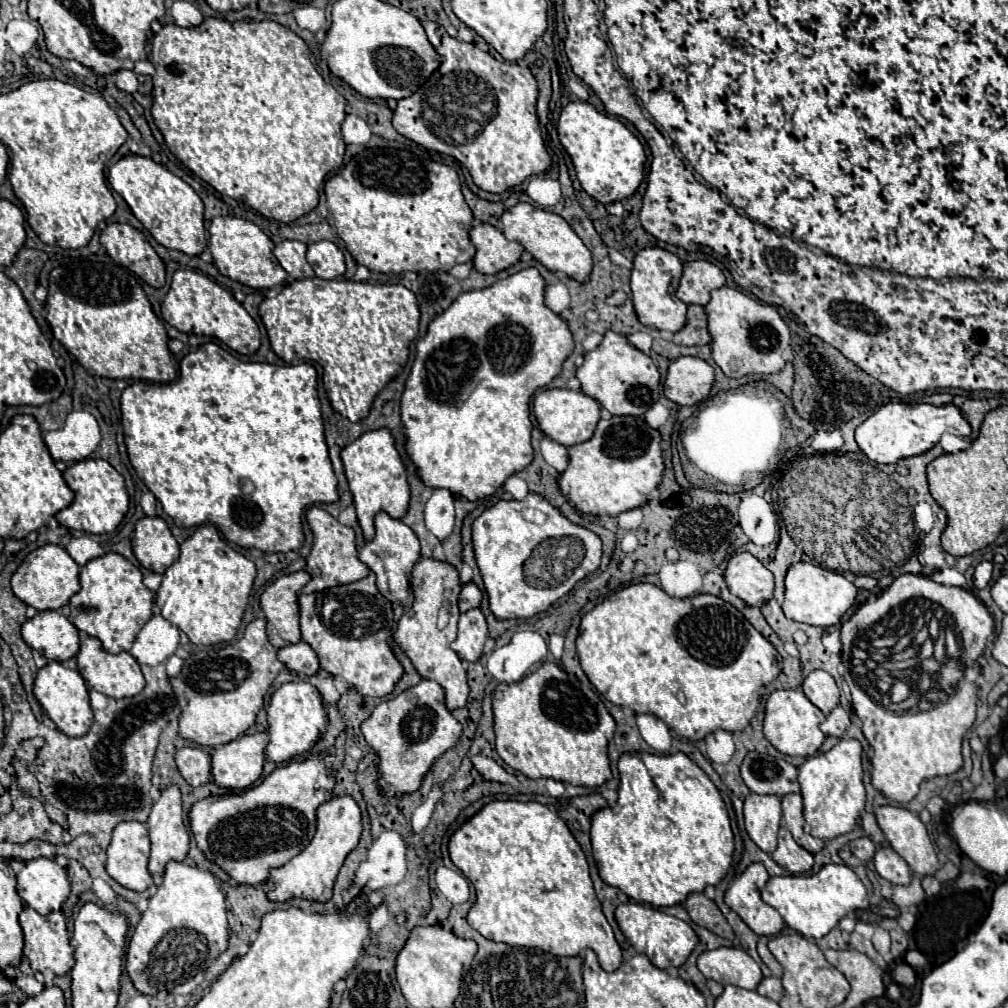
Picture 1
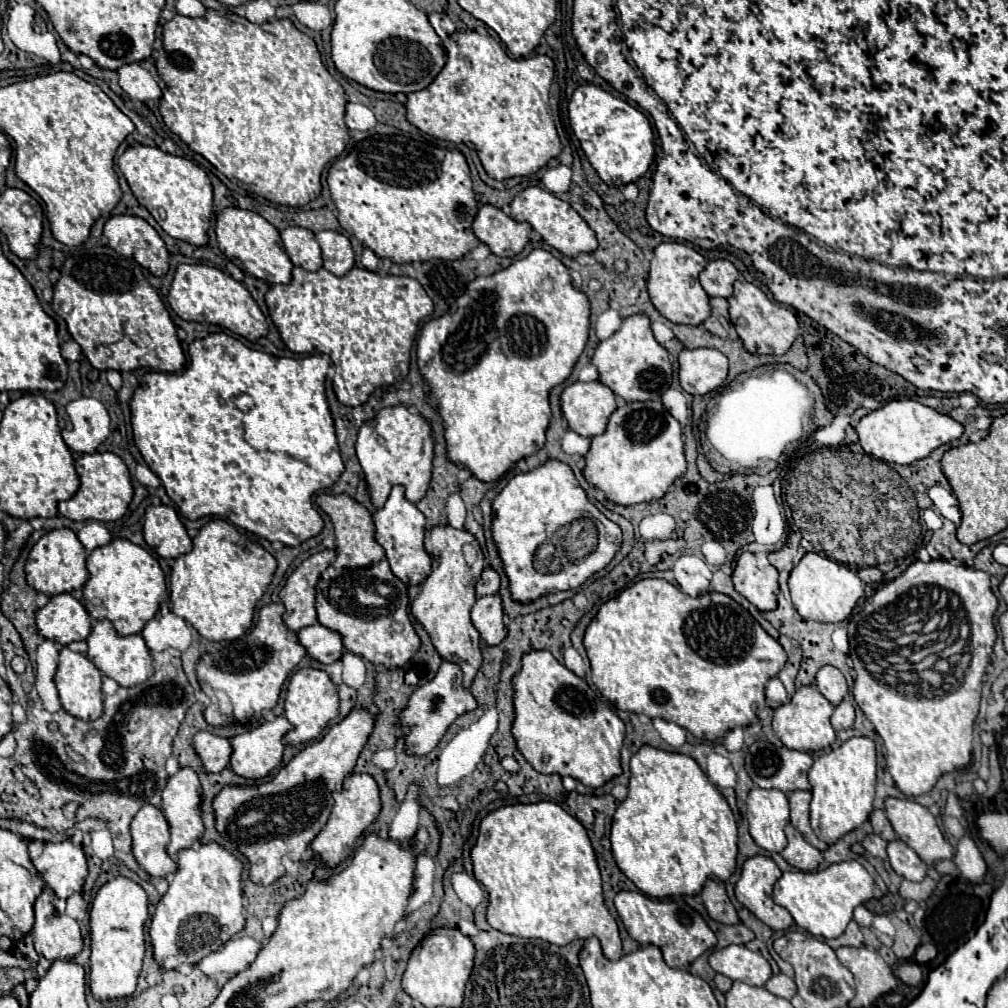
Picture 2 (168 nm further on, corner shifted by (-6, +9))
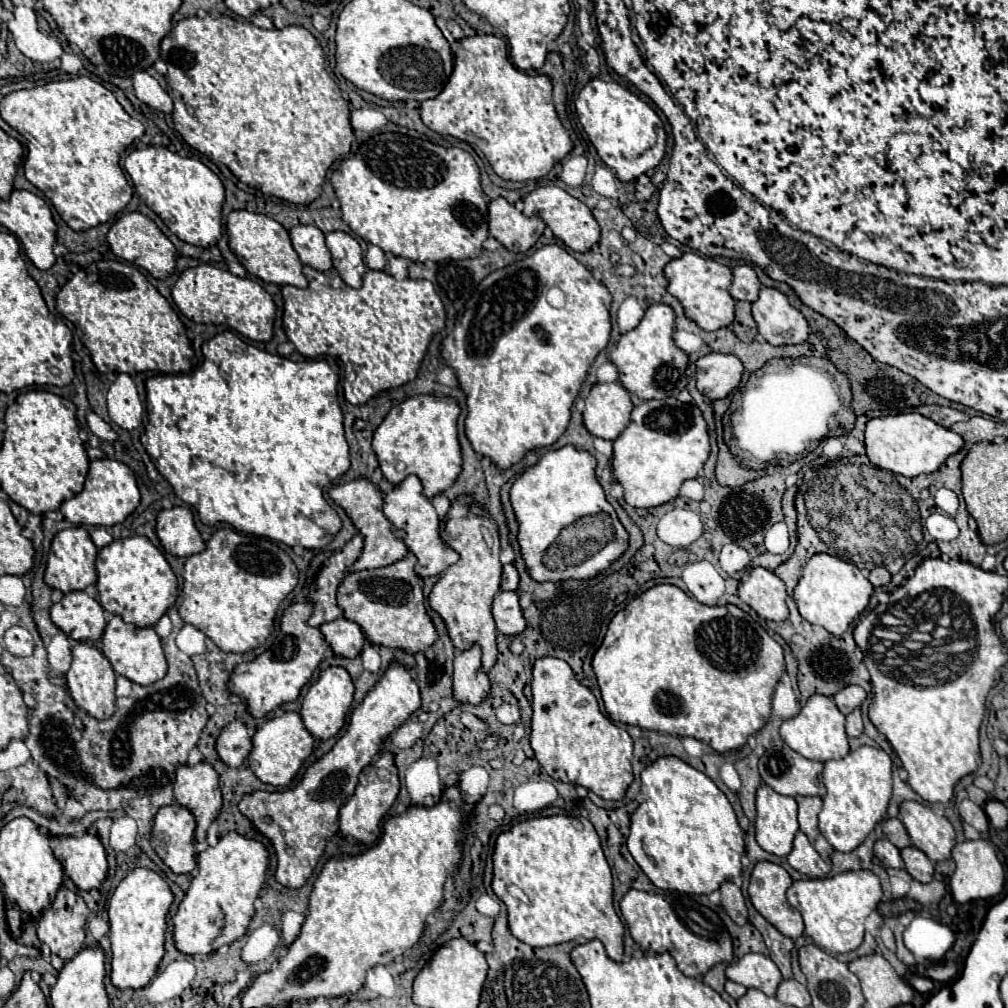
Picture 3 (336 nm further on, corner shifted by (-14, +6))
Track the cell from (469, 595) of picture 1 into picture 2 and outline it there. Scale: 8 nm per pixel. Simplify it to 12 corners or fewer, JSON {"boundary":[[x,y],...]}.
{"boundary":[[490,566],[476,584],[476,596],[496,594],[500,574]]}

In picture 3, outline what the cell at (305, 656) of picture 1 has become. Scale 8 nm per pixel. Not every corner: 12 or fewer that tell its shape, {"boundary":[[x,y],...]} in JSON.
{"boundary":[[344,617],[320,625],[332,651],[346,659],[360,655],[366,637]]}

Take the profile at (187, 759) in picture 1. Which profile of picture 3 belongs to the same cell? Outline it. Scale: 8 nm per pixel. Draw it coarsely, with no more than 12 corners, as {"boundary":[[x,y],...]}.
{"boundary":[[242,721],[226,725],[216,753],[228,767],[244,765],[252,741]]}

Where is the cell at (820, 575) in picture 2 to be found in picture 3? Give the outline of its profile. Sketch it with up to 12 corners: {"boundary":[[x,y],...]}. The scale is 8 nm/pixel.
{"boundary":[[828,553],[804,565],[794,601],[806,621],[842,635],[872,583]]}

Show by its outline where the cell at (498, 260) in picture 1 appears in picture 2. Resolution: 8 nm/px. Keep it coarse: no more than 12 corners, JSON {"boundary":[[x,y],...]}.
{"boundary":[[492,204],[472,230],[496,256],[524,250],[532,226]]}

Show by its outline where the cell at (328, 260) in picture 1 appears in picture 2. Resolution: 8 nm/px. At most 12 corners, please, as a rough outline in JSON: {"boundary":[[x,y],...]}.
{"boundary":[[344,234],[316,236],[328,272],[344,276],[354,268],[354,250]]}

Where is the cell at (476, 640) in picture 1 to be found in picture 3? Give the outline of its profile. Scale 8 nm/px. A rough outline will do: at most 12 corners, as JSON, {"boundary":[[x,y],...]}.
{"boundary":[[500,591],[492,617],[498,633],[520,635],[526,627],[518,595]]}

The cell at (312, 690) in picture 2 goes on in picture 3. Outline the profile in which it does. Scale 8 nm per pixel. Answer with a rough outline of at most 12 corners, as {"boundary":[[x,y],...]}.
{"boundary":[[328,667],[308,687],[300,717],[318,741],[344,727],[354,683]]}

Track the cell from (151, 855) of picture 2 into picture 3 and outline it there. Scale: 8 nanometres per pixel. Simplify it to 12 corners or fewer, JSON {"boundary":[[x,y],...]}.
{"boundary":[[160,807],[150,841],[176,875],[196,867],[192,813]]}

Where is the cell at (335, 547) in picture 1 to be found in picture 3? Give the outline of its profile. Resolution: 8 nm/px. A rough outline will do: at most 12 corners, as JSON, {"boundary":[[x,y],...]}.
{"boundary":[[368,479],[330,489],[364,537],[348,571],[400,561],[408,549]]}

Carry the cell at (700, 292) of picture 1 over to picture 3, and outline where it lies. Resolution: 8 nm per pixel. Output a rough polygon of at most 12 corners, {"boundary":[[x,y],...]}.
{"boundary":[[750,265],[732,269],[730,295],[754,301],[760,281]]}

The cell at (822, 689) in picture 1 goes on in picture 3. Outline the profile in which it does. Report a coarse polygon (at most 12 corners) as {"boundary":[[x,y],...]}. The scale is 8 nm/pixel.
{"boundary":[[858,685],[844,687],[834,695],[836,707],[848,715],[866,699]]}

